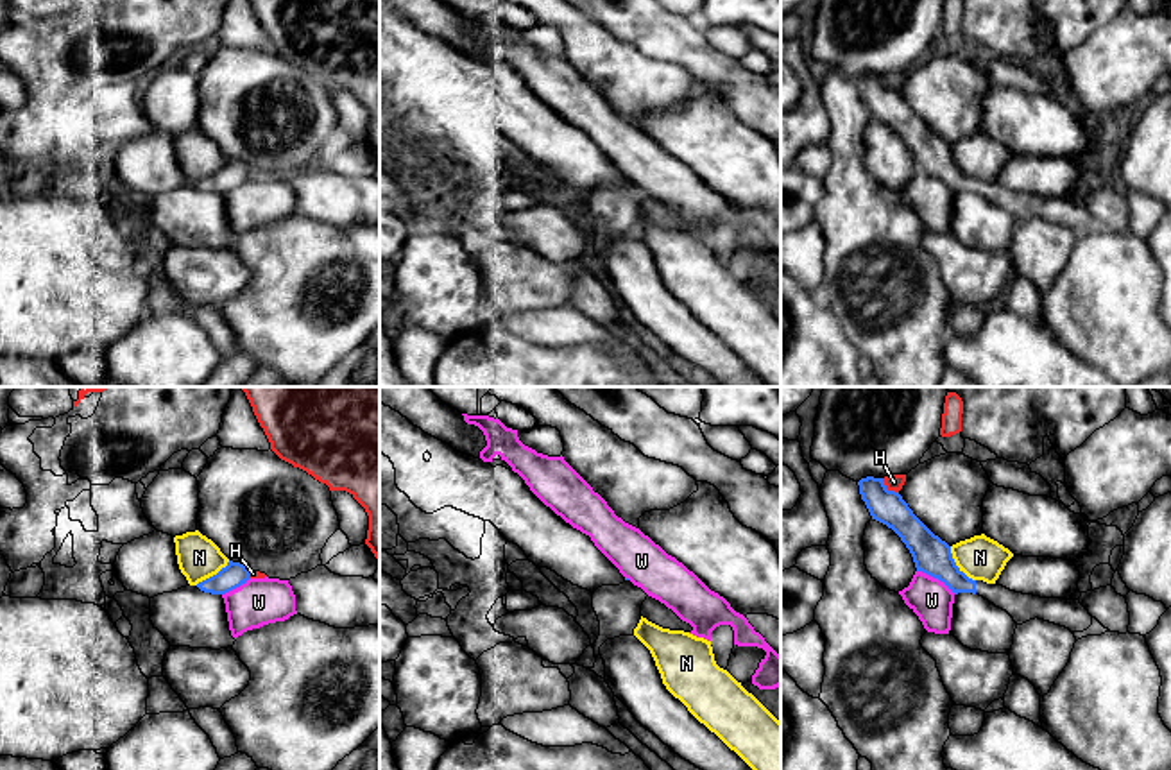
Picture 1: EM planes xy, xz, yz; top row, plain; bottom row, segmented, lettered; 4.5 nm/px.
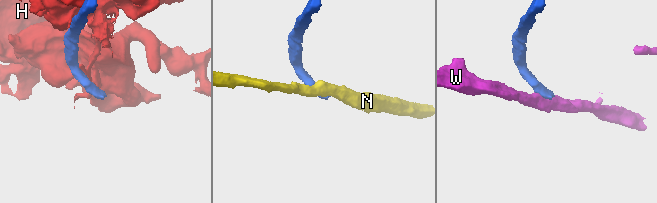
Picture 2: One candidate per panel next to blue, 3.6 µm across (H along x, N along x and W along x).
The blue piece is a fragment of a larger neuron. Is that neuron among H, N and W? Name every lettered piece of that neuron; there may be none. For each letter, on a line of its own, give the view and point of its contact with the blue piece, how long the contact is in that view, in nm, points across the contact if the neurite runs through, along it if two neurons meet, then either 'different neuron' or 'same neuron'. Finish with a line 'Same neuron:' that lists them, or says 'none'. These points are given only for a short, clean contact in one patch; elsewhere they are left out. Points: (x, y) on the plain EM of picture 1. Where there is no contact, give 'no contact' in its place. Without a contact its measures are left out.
H: meets blue in yz at (887, 88); contact 100 nm long; different neuron
N: meets blue in yz at (955, 163); contact 200 nm long; border along yz (949, 145), (953, 160), (974, 179); different neuron
W: meets blue in yz at (937, 176); contact 200 nm long; border along yz (917, 169), (937, 176), (955, 192); different neuron
Same neuron: none

